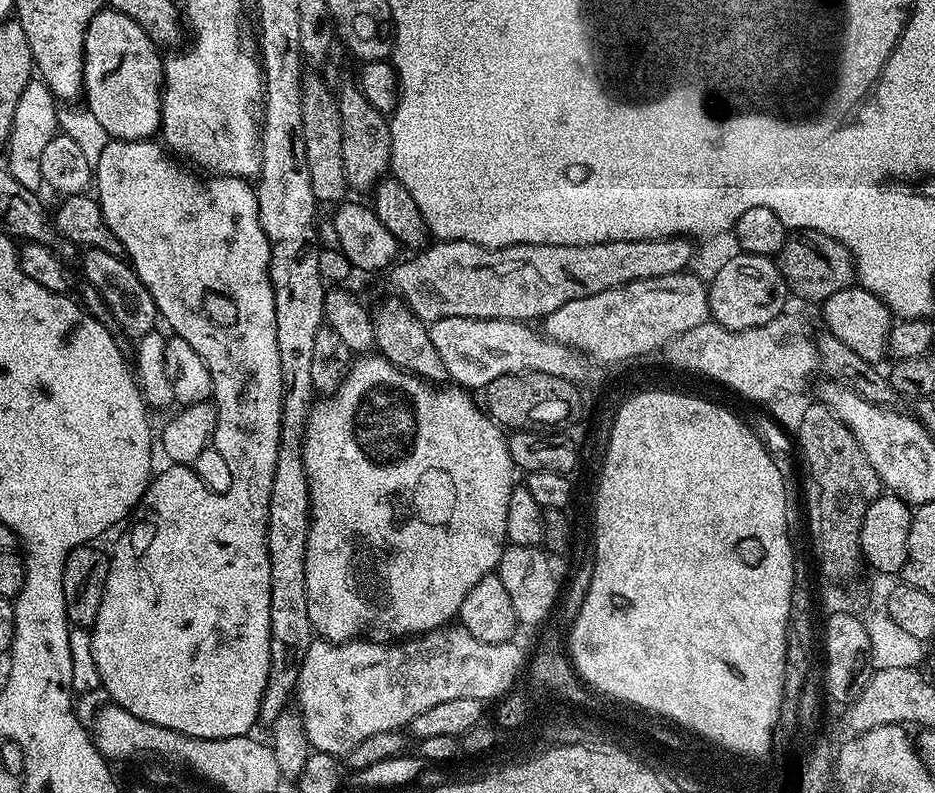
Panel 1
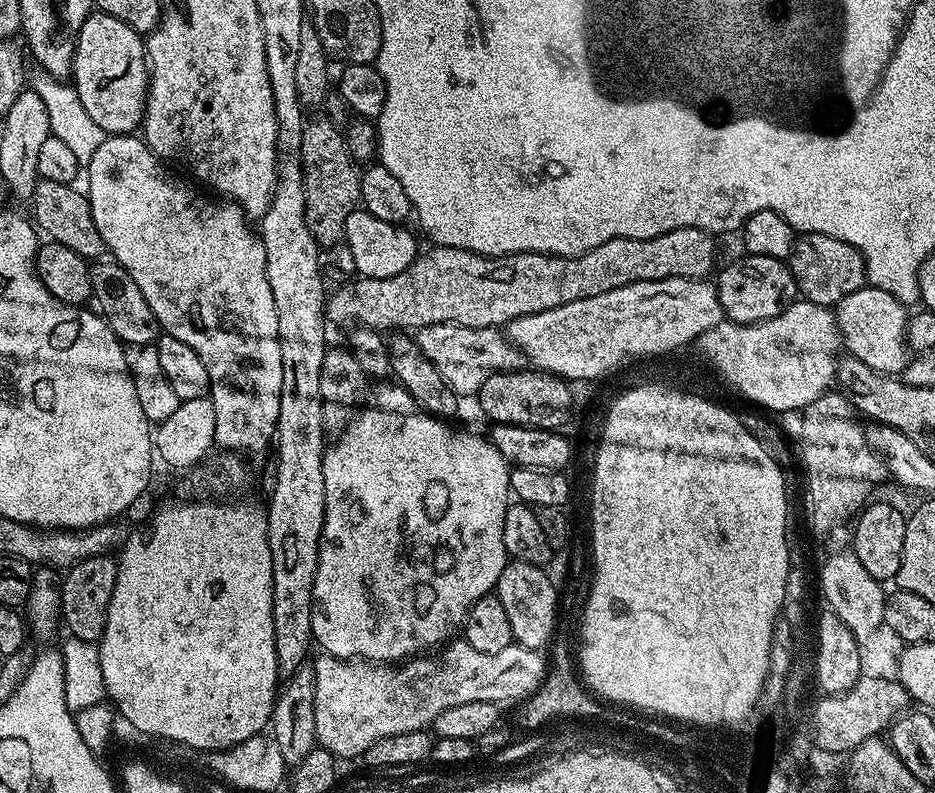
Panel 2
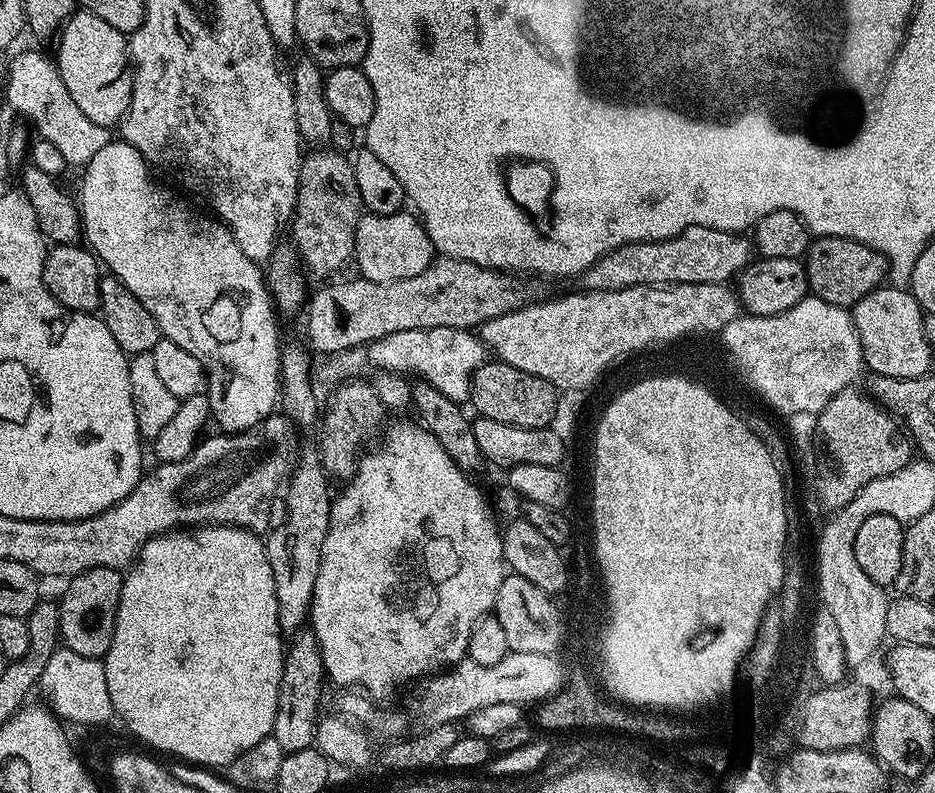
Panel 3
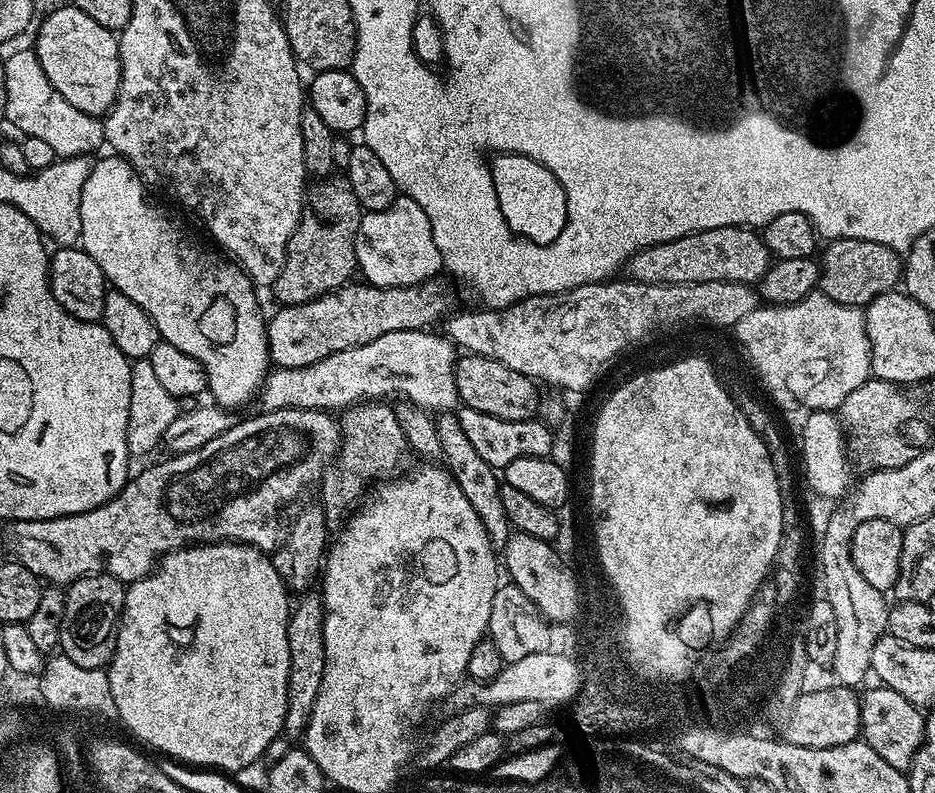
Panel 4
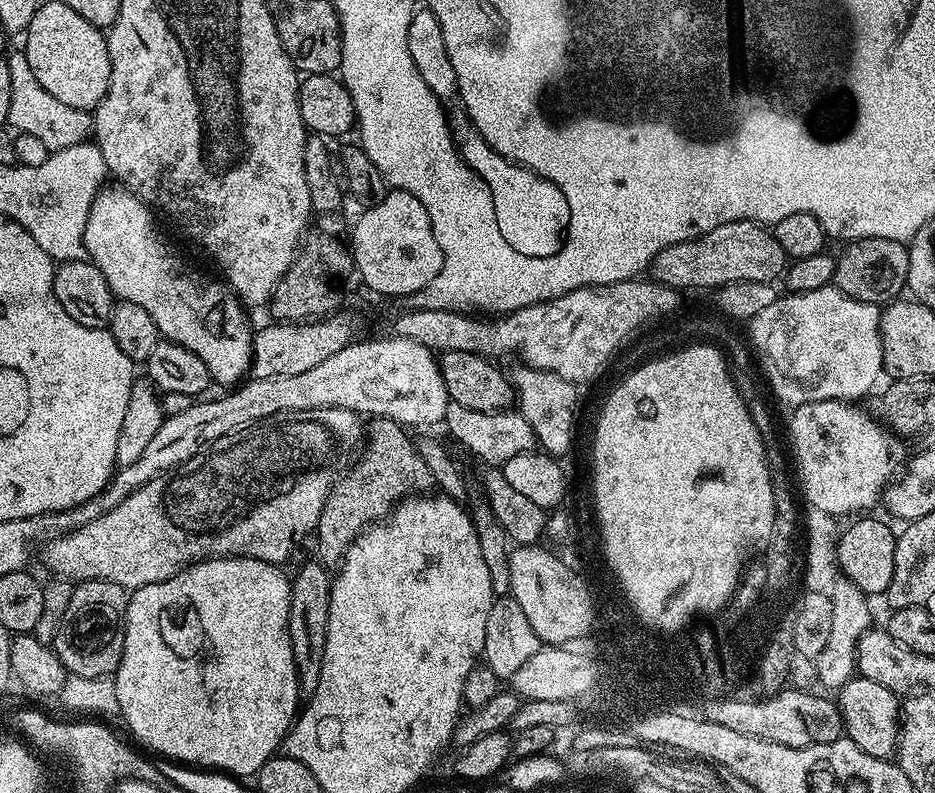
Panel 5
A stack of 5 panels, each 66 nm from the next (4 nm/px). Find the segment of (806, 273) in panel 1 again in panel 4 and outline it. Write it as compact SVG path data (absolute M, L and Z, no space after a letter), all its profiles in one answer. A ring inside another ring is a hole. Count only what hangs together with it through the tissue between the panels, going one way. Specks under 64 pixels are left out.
M846 238L845 240L833 240L827 245L829 248L825 250L819 257L820 265L820 283L819 291L825 296L829 296L834 302L845 304L851 308L860 308L866 306L874 298L878 298L878 294L886 294L893 291L901 283L902 280L902 256L901 253L895 252L890 246L882 246L878 242L866 242L865 240L855 240L854 238Z

